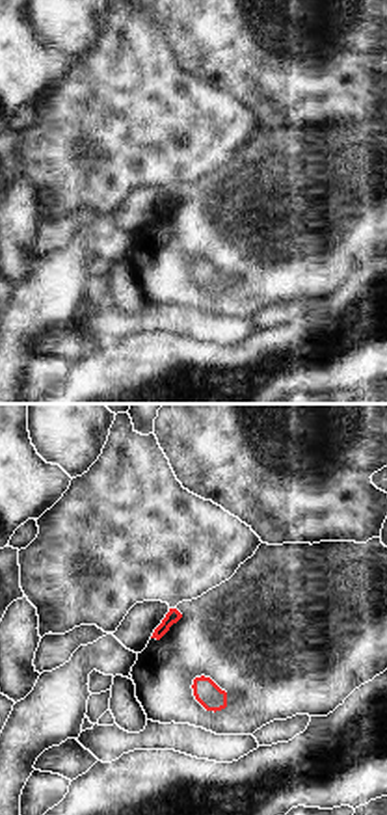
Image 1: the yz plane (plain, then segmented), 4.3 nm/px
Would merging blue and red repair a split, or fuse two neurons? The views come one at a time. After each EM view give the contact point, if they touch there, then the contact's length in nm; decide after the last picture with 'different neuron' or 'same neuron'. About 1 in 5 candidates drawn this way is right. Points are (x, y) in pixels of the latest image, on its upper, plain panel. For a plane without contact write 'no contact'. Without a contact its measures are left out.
no contact

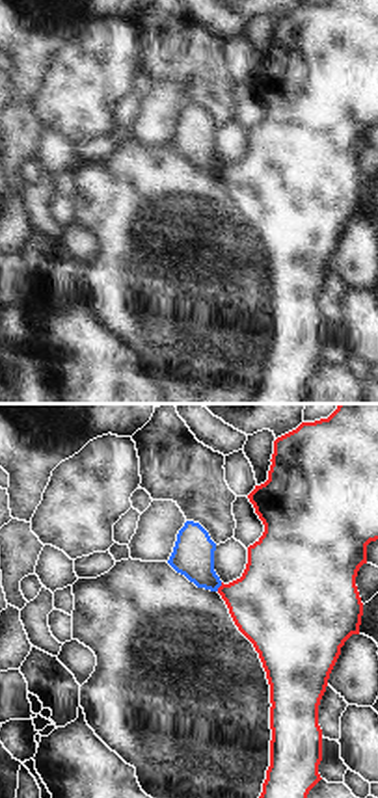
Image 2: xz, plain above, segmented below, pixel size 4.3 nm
meets blue at (220, 168); contact 50 nm long

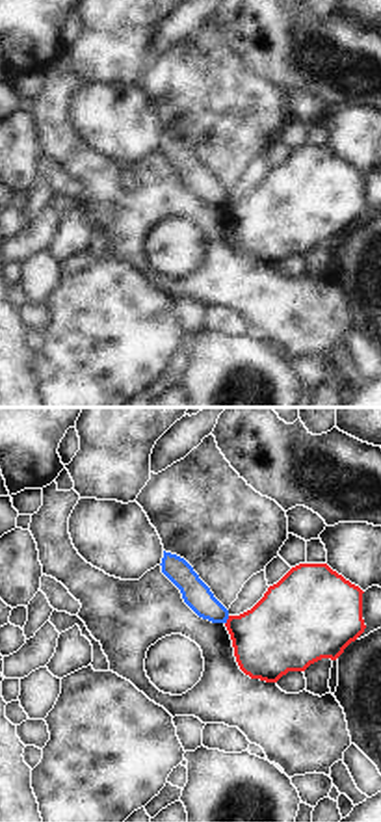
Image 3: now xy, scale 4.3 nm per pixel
meets blue at (227, 201); contact 40 nm long

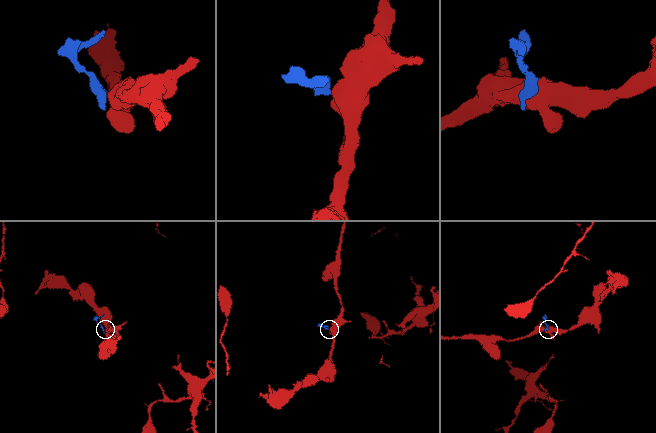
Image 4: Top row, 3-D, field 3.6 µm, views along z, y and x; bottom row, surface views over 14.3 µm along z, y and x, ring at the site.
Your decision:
different neuron

